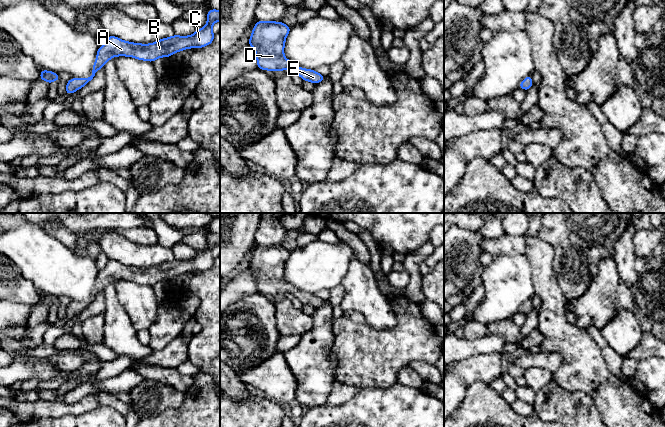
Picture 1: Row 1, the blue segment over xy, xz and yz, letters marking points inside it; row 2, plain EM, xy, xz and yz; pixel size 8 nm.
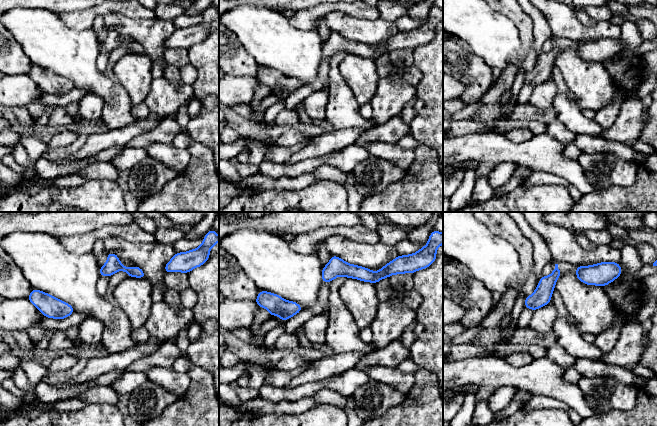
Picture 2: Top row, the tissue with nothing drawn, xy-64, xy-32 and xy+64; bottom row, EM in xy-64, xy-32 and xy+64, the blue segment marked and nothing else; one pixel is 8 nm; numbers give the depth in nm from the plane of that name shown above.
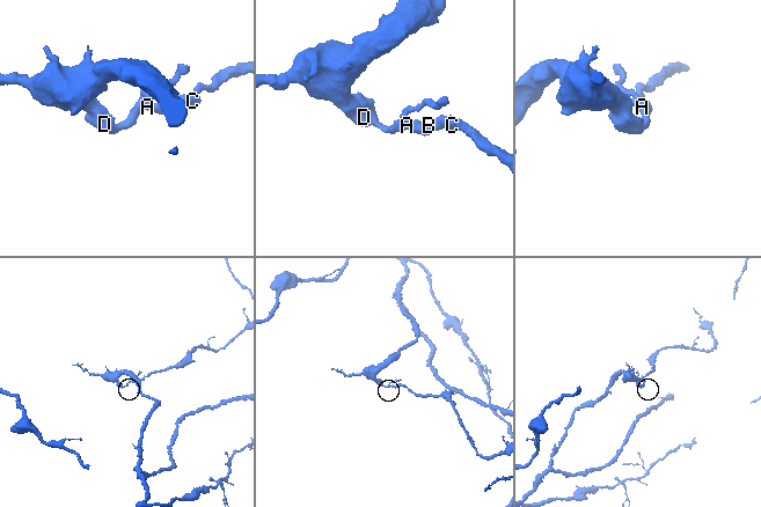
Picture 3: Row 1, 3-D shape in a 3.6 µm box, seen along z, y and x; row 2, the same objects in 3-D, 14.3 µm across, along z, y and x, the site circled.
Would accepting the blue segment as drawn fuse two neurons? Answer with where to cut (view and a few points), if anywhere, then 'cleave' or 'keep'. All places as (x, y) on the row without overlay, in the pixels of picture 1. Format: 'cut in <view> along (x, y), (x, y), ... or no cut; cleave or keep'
no cut; keep

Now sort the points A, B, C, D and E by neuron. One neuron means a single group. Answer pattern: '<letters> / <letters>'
A B C D E

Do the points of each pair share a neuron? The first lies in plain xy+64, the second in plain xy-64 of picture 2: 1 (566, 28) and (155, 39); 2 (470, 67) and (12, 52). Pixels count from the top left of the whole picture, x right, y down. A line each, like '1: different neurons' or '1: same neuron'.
1: same neuron
2: same neuron

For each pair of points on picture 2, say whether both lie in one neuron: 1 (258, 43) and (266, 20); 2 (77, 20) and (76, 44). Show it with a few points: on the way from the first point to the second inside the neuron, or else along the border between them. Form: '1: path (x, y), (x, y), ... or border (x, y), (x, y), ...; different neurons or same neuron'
1: path (264, 37), (266, 35), (266, 26); same neuron
2: border (58, 16), (70, 28), (78, 30), (91, 29); different neurons

